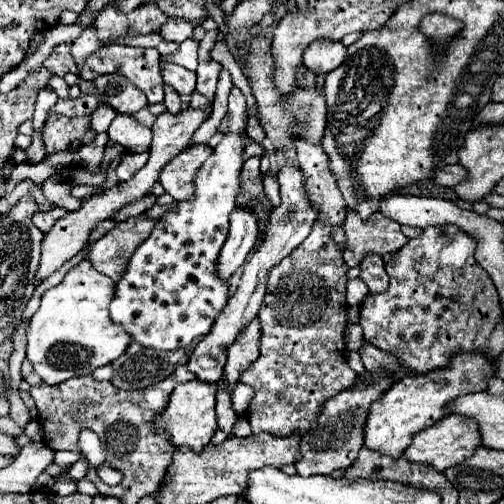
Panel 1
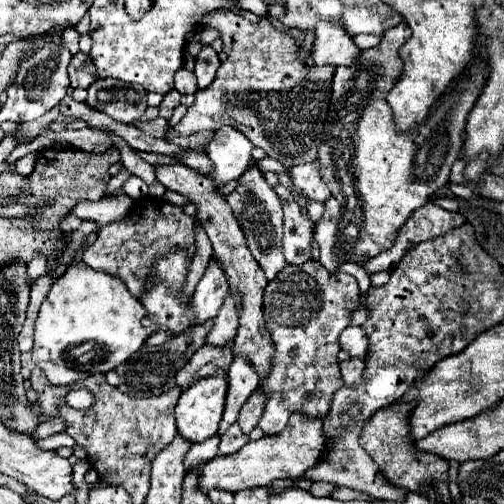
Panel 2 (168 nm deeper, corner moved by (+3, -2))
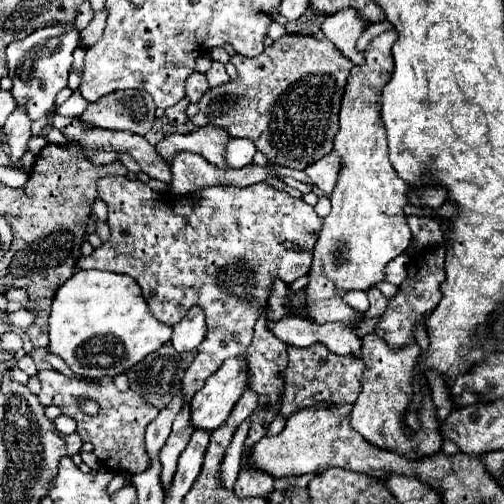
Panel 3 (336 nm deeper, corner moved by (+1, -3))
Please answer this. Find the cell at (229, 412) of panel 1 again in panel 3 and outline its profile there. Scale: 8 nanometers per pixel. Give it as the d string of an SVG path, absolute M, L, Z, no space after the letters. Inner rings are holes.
M246 419L235 432L233 436L233 442L225 454L225 460L223 460L223 466L221 466L221 478L223 478L223 484L227 490L233 490L233 484L237 480L237 474L239 474L239 462L241 462L241 452L243 452L243 442L247 438L247 432L250 428L250 420Z

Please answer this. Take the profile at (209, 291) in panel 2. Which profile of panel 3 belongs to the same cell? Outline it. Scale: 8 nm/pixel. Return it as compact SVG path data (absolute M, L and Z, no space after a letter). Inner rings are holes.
M193 306L187 316L173 326L173 336L171 336L171 346L175 352L191 352L195 350L207 332L205 326L205 312L199 306Z

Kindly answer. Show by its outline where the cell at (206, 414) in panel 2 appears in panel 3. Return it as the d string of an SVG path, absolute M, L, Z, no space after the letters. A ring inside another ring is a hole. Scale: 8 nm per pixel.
M243 358L225 360L223 366L211 374L205 380L205 386L193 396L191 424L203 430L219 428L247 388L247 364L243 364Z

